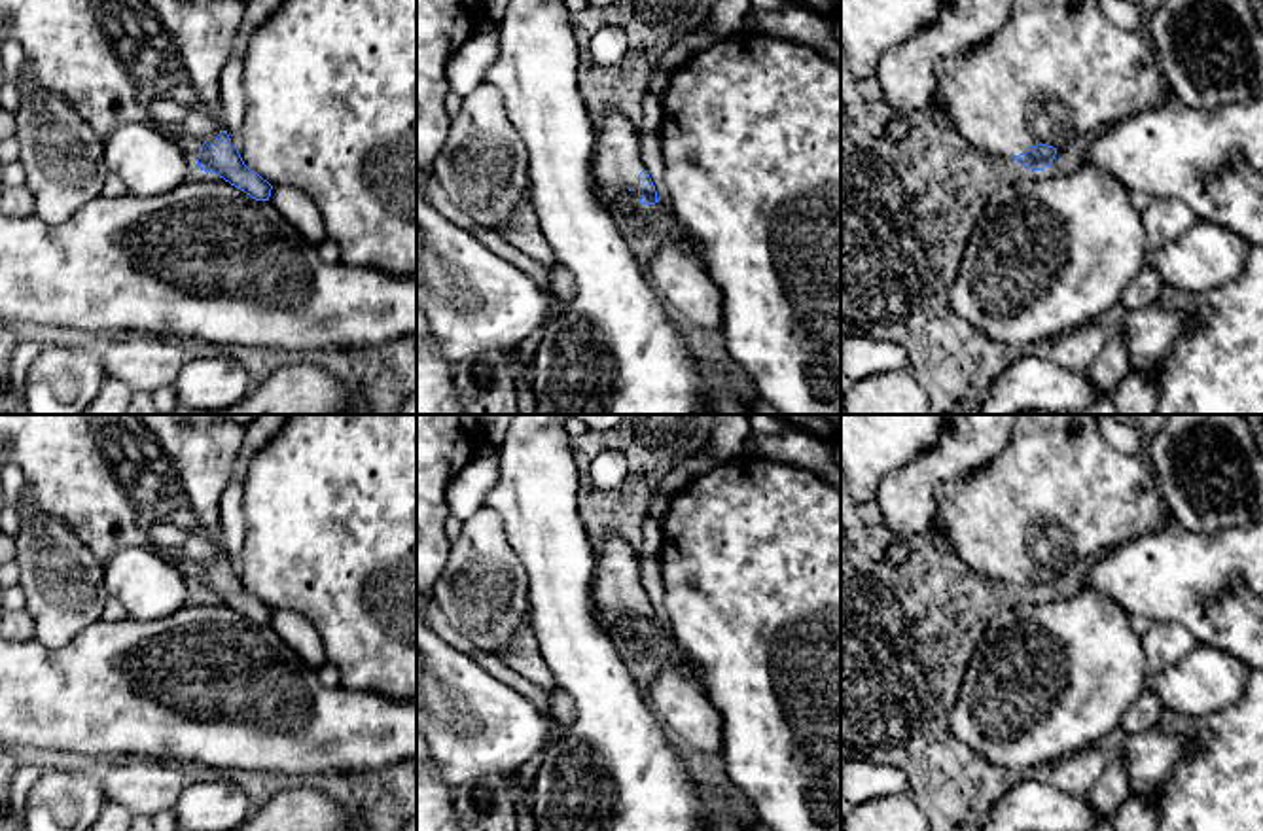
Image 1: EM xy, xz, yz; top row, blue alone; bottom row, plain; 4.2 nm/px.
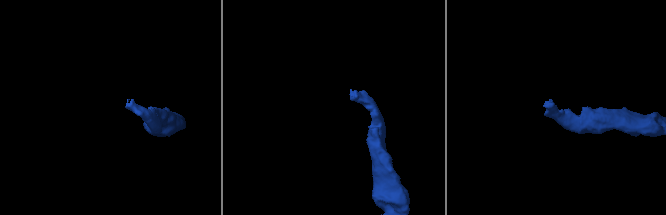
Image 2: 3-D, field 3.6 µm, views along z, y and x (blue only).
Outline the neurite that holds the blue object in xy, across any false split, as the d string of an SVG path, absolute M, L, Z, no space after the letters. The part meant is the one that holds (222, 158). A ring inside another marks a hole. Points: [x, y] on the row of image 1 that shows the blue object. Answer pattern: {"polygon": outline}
{"polygon": "M0 0L0 42L15 40L23 47L21 98L32 93L64 98L104 142L127 123L151 127L206 174L218 174L256 201L269 201L273 186L250 170L231 144L220 100L220 74L242 19L240 0Z"}

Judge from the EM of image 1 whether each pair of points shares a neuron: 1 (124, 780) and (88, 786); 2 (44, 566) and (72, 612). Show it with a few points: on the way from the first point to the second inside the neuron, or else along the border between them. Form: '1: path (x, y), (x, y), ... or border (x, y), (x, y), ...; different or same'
1: border (93, 769), (106, 801); different
2: path (55, 578), (65, 587), (65, 601); same

